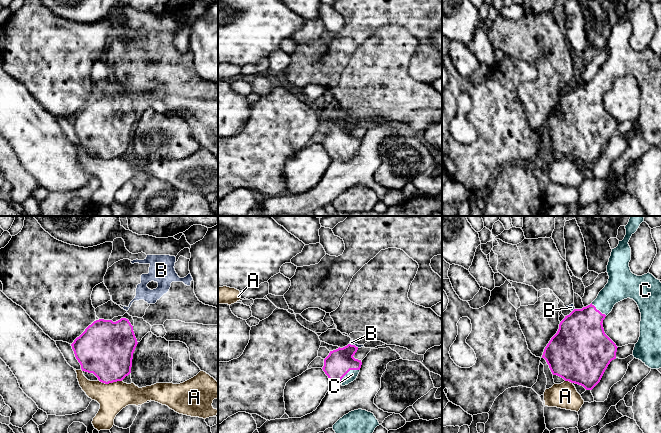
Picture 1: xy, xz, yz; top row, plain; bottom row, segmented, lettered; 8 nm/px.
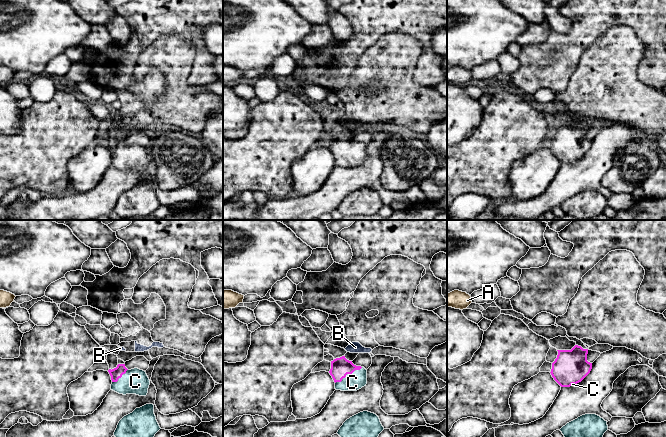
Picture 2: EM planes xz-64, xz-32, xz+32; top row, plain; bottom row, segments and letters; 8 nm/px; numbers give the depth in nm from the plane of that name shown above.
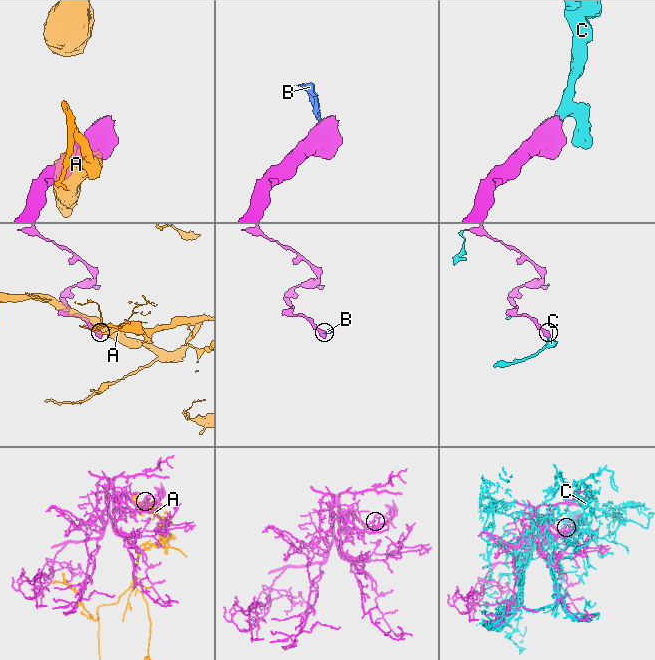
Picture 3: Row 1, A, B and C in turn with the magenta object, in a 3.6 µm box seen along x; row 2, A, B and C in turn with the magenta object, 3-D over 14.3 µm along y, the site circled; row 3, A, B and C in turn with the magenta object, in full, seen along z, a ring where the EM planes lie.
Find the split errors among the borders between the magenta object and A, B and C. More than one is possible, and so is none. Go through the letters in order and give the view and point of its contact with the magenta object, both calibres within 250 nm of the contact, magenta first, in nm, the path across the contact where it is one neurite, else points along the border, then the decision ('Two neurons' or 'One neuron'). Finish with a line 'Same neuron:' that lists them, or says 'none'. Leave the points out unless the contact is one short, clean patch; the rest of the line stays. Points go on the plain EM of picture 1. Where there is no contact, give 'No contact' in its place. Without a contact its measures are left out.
A: Touches magenta at xy (110, 158). Thickness 420 nm (magenta) against 240 nm. Two neurons
B: Touches magenta at xz (354, 121). Thickness 220 nm (magenta) against 30 nm. Boundary: xz (349, 119), (358, 123). Two neurons
C: Touches magenta at xz (347, 148). Thickness 220 nm (magenta) against 80 nm. One neuron
Same neuron: C

